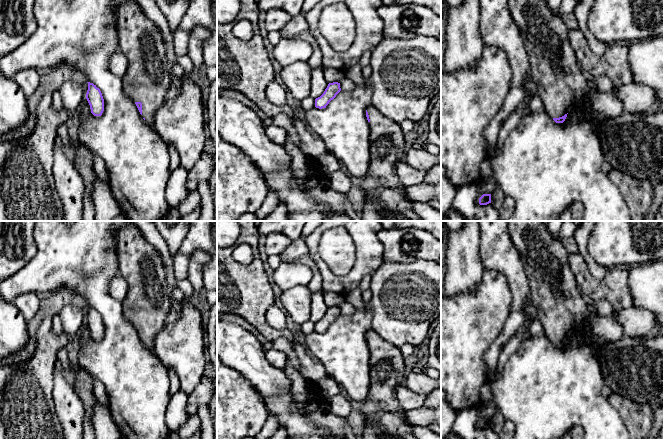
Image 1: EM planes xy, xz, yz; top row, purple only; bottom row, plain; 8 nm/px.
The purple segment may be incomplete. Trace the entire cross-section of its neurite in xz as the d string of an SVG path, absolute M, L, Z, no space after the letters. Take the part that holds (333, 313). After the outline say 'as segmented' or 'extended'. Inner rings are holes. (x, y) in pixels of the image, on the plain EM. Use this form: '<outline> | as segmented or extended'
M329 307L324 317L315 323L315 331L319 333L326 332L329 326L333 324L340 315L340 307Z | as segmented

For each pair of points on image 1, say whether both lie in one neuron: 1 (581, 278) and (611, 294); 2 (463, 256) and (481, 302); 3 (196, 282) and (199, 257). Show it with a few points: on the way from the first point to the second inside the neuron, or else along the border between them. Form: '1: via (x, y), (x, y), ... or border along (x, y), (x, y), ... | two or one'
1: via (588, 285), (594, 289), (604, 289) | one
2: border along (483, 269), (474, 292), (453, 296) | two
3: via (196, 276), (196, 263) | one

